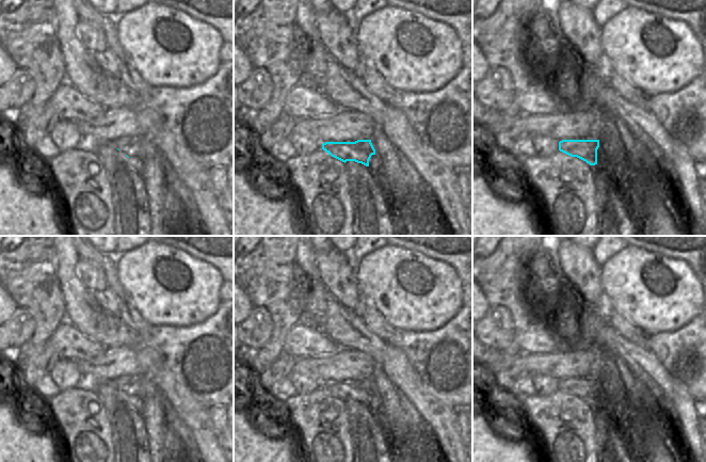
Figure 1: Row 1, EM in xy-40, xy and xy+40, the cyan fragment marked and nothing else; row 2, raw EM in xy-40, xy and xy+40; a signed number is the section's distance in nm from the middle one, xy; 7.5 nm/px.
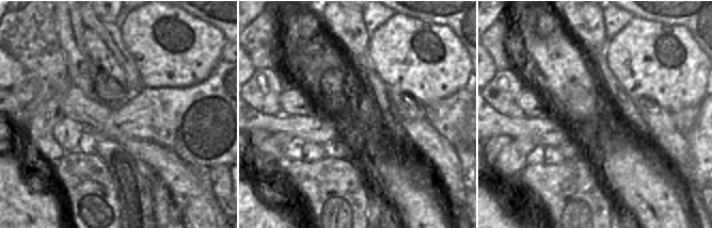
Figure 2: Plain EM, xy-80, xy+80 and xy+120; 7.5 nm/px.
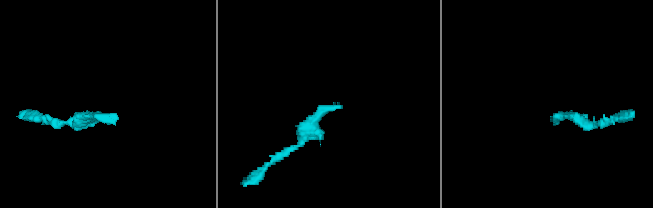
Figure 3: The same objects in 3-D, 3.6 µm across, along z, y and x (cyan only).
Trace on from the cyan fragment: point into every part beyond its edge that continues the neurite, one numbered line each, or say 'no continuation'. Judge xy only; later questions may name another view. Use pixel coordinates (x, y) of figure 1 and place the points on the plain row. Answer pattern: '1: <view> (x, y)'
1: xy (373, 401)

